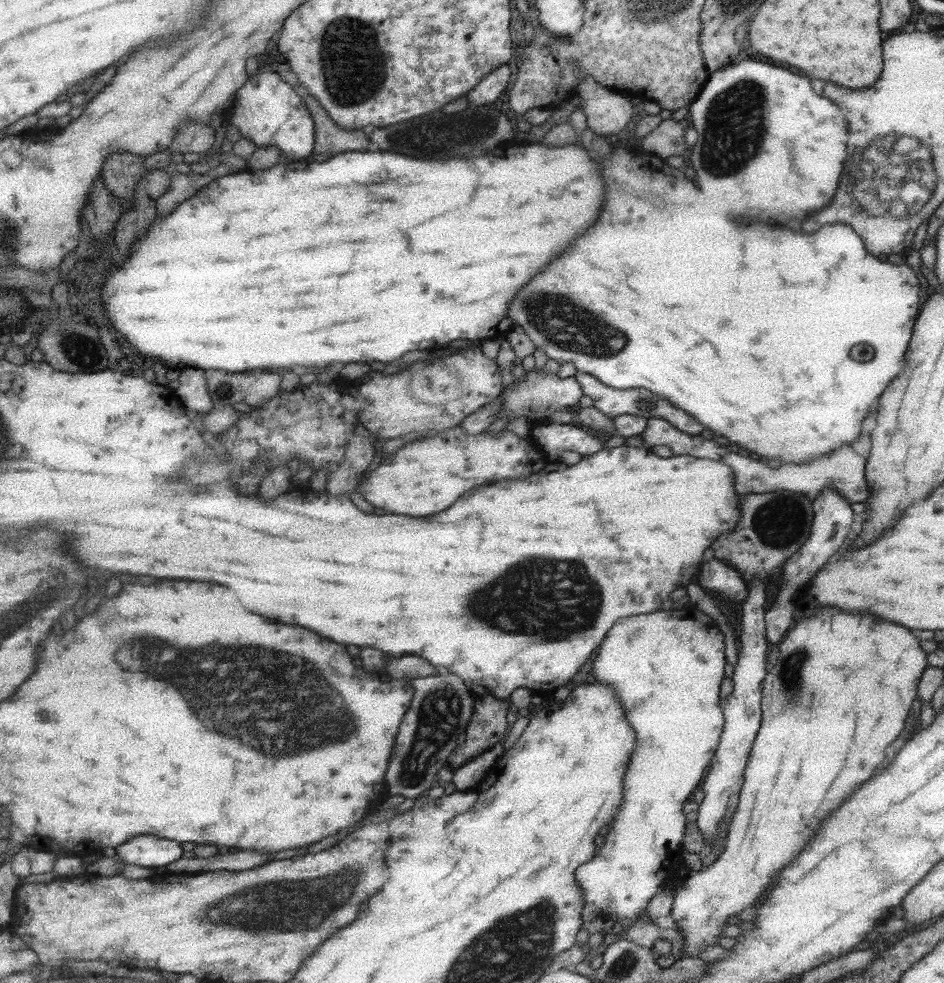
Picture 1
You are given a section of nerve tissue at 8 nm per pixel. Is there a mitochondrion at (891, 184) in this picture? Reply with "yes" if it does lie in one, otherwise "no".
yes

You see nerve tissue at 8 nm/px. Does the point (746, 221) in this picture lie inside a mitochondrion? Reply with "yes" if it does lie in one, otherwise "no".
no

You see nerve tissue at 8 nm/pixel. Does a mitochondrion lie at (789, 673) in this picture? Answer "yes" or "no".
yes

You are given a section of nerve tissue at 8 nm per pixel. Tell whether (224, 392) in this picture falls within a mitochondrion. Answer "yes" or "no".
yes

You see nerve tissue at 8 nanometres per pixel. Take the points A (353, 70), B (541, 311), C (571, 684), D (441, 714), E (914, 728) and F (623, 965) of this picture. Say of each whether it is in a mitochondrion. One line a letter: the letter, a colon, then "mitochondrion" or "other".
A: mitochondrion
B: mitochondrion
C: other
D: mitochondrion
E: other
F: mitochondrion

